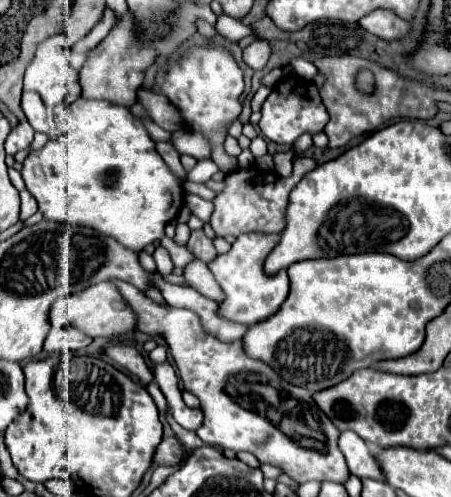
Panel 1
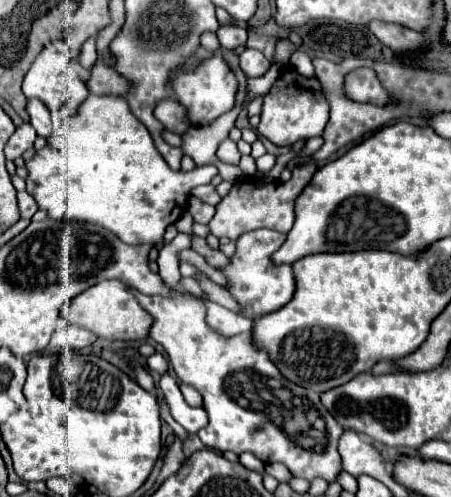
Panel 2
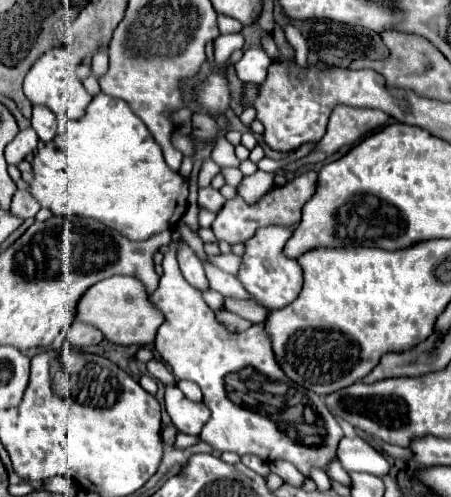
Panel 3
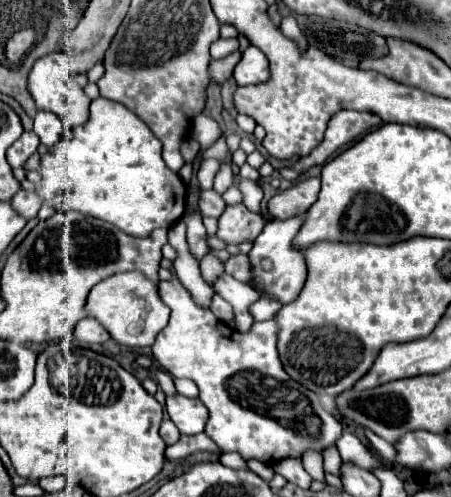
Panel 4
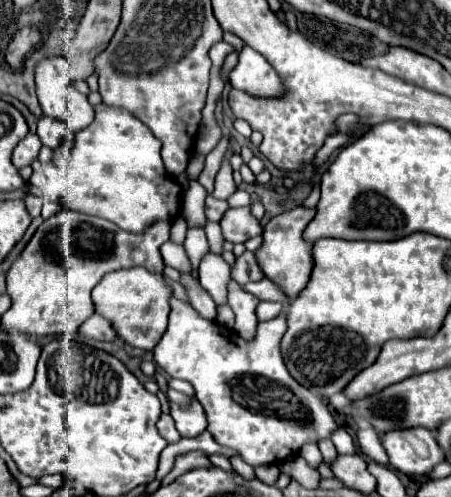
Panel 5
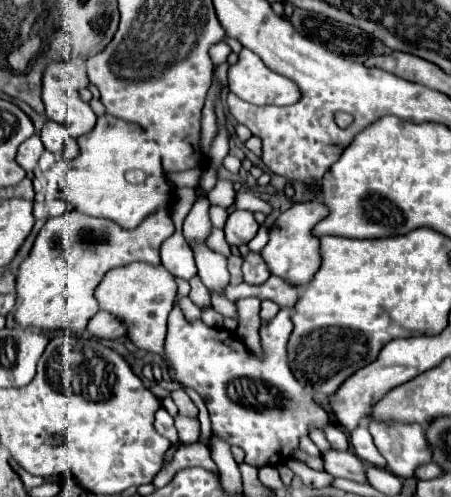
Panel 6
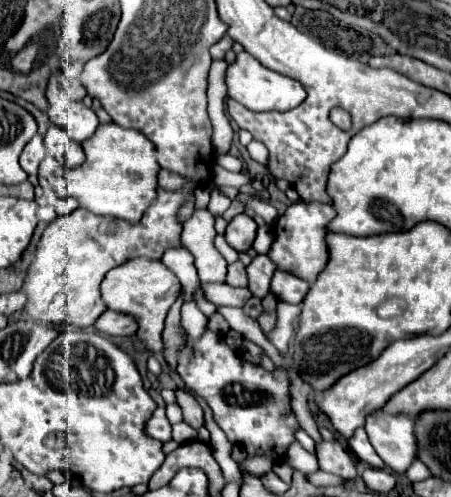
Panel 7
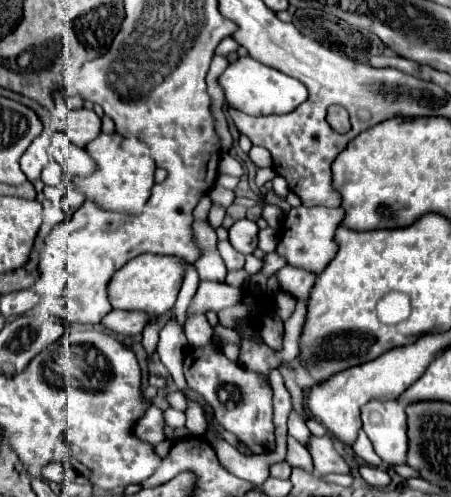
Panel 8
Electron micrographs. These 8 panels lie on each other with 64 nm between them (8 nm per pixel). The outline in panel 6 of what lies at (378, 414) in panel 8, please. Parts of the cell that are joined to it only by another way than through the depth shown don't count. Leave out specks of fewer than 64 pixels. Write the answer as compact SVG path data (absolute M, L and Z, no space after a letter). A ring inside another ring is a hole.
M370 422L376 448L384 454L388 468L400 478L412 478L422 464L434 462L432 448L420 424L376 424Z

